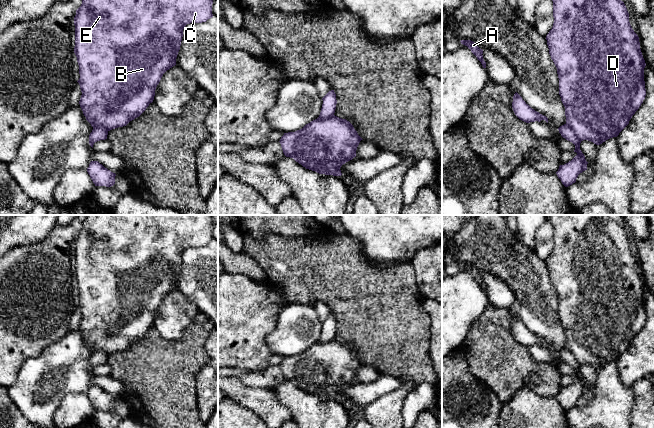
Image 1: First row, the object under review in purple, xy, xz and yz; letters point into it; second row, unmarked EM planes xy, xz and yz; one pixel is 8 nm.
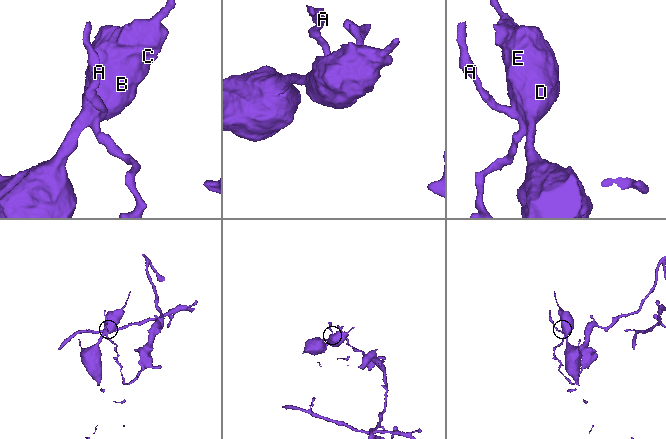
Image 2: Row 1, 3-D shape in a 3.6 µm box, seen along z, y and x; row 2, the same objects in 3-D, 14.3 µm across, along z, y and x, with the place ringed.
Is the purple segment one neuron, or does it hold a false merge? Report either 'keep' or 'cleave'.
cleave

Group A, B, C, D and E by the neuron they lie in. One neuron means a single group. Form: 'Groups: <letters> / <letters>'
Groups: A / B C D E

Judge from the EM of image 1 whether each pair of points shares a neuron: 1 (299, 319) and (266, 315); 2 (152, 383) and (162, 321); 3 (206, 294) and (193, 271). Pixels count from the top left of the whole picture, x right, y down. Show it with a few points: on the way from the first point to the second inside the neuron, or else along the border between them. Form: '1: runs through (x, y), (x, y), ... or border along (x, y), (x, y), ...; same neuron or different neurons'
1: border along (288, 303), (279, 313), (274, 329), (266, 337); different neurons
2: border along (153, 325), (166, 339), (177, 339), (183, 334); different neurons
3: runs through (206, 288), (206, 284), (199, 277); same neuron

